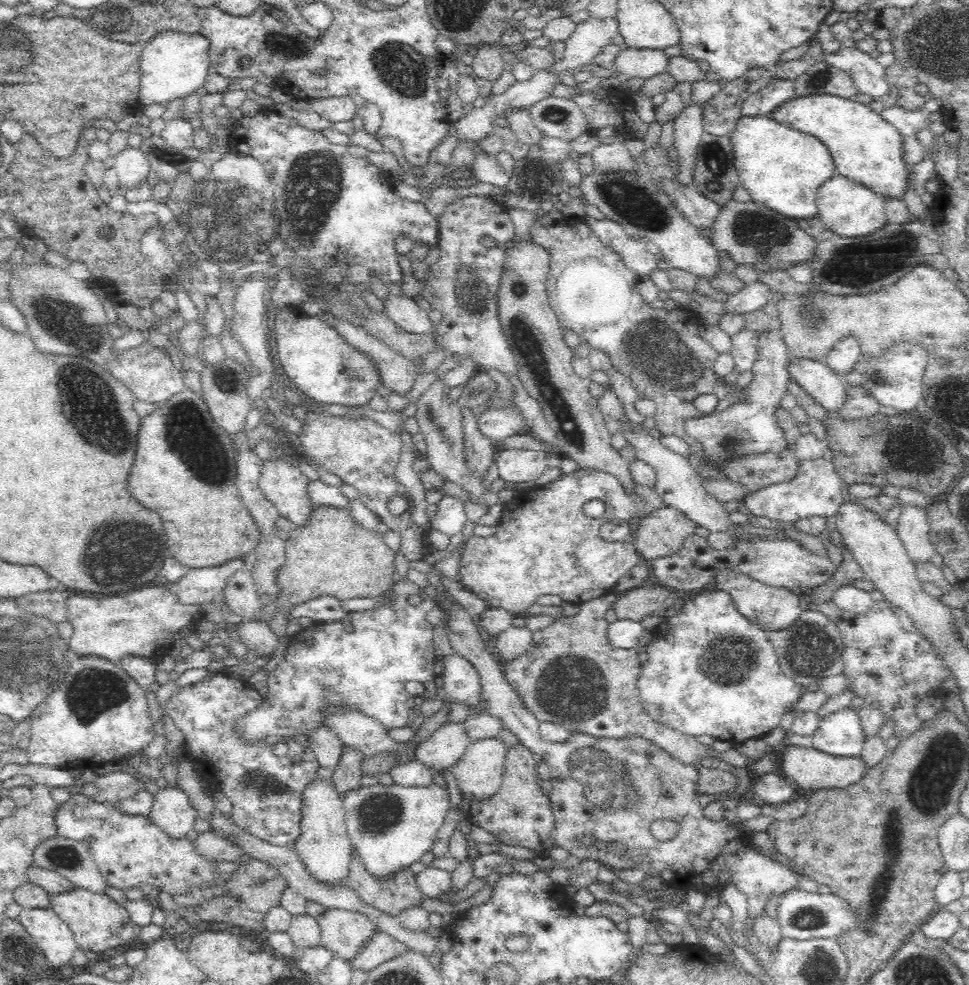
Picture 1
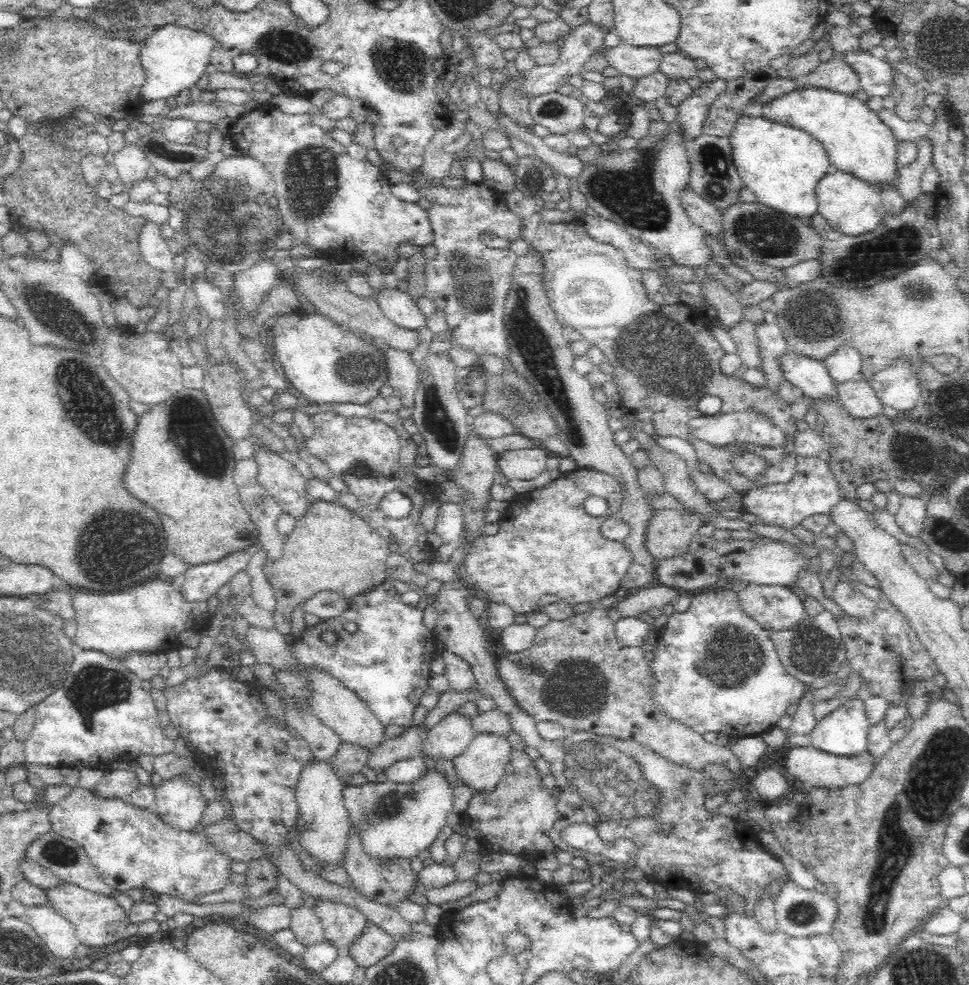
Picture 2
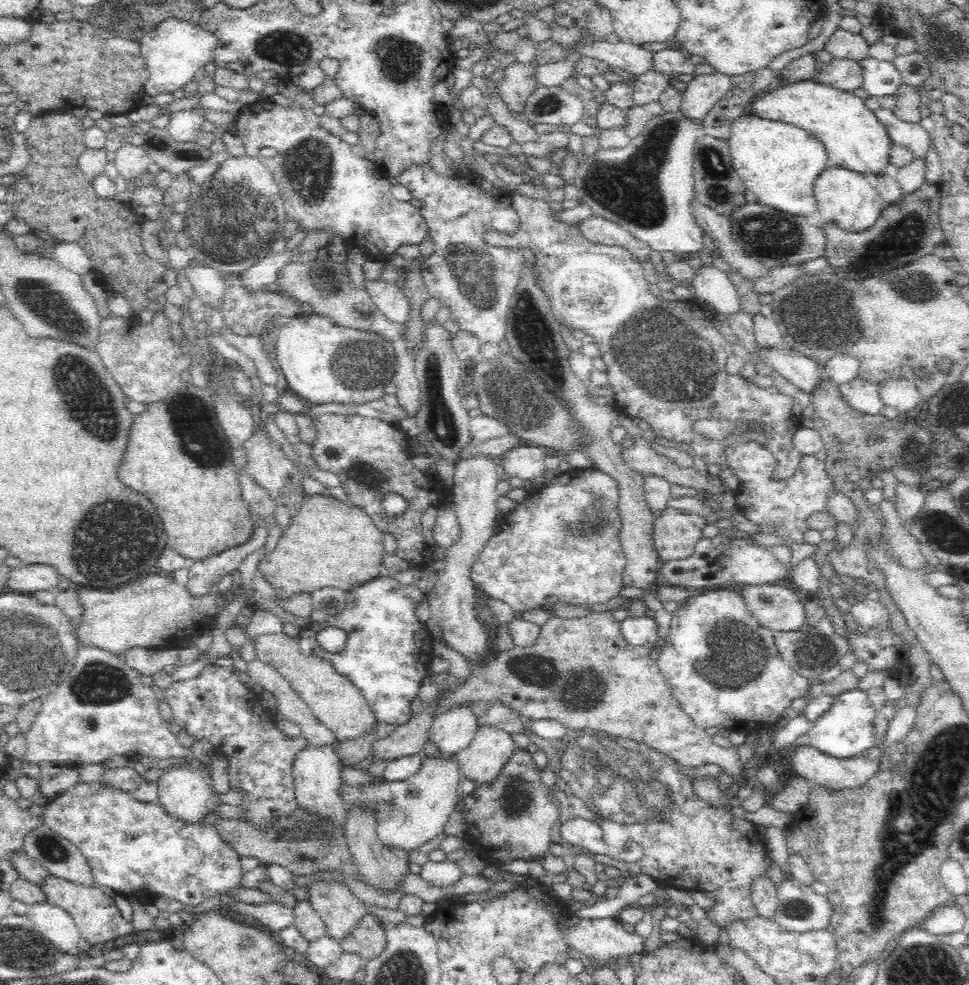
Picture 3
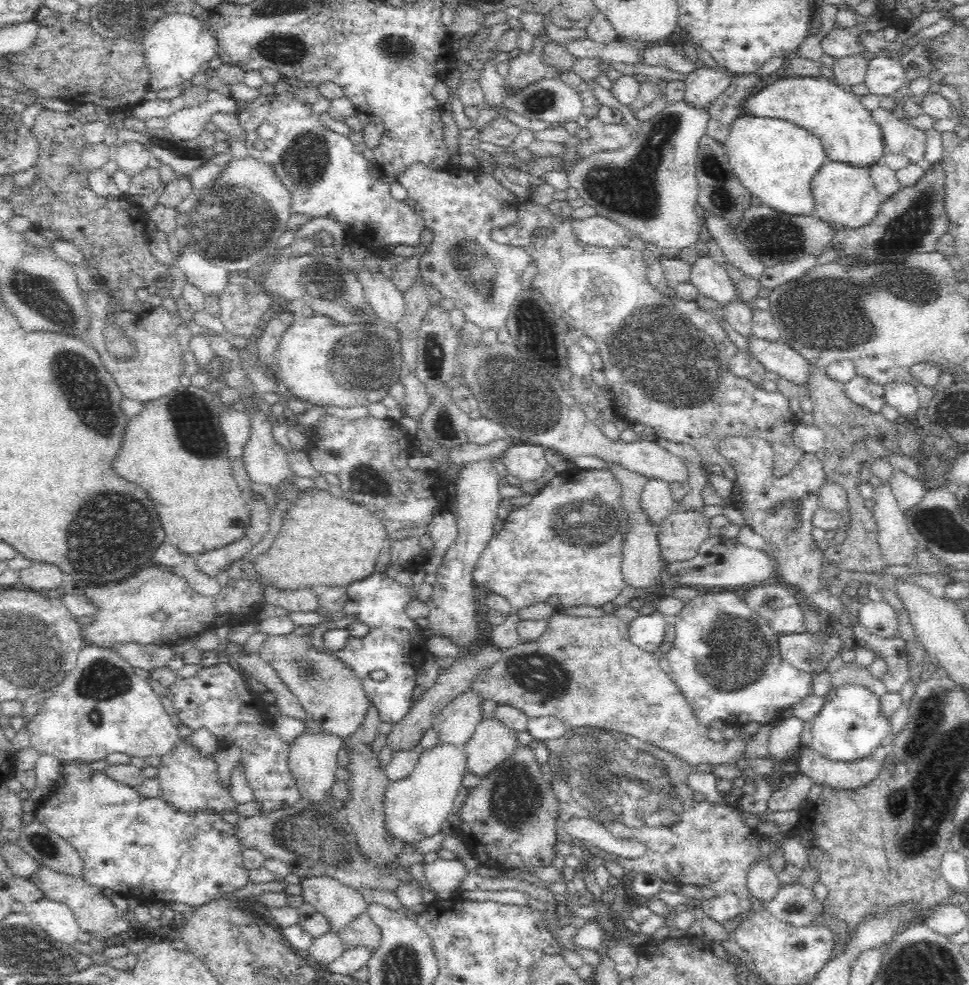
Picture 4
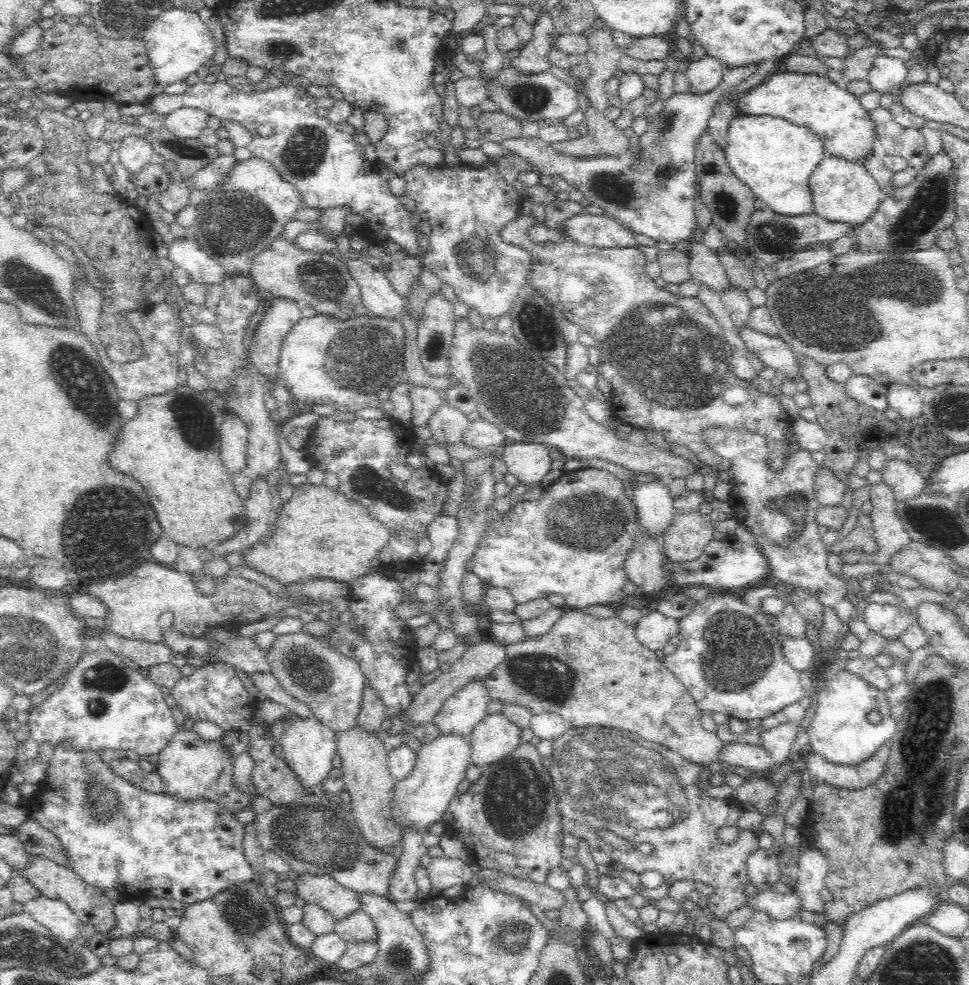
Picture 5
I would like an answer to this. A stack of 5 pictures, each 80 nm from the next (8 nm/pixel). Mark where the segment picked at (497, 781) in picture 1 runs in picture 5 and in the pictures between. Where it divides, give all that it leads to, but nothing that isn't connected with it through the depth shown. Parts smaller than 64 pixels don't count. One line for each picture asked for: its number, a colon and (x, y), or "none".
2: (480, 767)
3: (490, 749)
4: (492, 743)
5: (494, 738)

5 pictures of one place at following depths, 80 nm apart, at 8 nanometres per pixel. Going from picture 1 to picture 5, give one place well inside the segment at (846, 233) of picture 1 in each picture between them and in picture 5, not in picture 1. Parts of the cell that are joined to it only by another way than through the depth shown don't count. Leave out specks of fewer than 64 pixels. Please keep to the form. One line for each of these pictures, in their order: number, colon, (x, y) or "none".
2: (852, 207)
3: (849, 200)
4: (845, 196)
5: (845, 192)

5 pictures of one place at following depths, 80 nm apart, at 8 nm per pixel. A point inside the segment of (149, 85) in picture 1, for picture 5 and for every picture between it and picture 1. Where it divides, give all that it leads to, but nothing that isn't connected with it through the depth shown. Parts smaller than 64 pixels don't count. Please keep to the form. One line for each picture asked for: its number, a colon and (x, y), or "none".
2: (173, 59)
3: (174, 52)
4: (177, 46)
5: (178, 43)

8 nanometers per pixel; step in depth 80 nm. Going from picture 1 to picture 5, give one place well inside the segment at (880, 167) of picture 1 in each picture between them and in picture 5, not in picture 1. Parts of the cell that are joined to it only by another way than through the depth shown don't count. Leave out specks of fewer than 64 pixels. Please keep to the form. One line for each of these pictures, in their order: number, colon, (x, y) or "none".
2: (858, 143)
3: (854, 139)
4: (849, 134)
5: (836, 116)

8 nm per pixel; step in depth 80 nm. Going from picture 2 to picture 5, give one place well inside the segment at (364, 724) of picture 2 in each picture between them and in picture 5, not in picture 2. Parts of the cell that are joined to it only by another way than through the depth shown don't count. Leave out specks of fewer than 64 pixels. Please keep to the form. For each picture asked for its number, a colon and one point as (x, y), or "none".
3: (337, 704)
4: (334, 697)
5: (331, 685)

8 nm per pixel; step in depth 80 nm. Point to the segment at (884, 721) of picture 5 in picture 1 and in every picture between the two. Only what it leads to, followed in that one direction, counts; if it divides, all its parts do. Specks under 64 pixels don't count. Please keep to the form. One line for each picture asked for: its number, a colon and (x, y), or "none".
1: (840, 735)
2: (843, 732)
3: (846, 730)
4: (850, 725)

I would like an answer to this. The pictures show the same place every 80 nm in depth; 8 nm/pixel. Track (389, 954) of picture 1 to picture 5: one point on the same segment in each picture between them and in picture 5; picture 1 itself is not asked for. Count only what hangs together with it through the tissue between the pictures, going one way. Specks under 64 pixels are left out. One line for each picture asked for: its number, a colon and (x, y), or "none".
2: (375, 944)
3: (369, 940)
4: (362, 932)
5: (359, 927)

